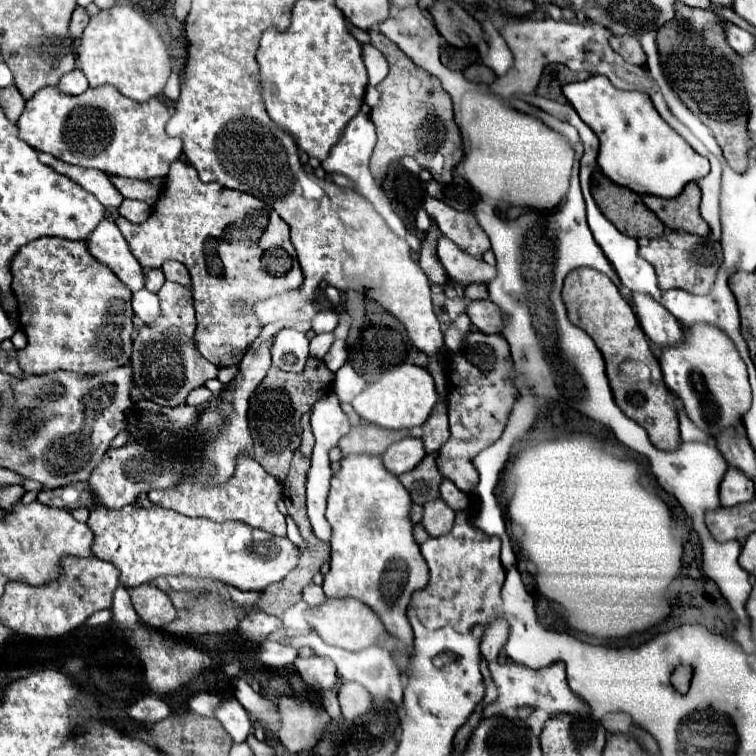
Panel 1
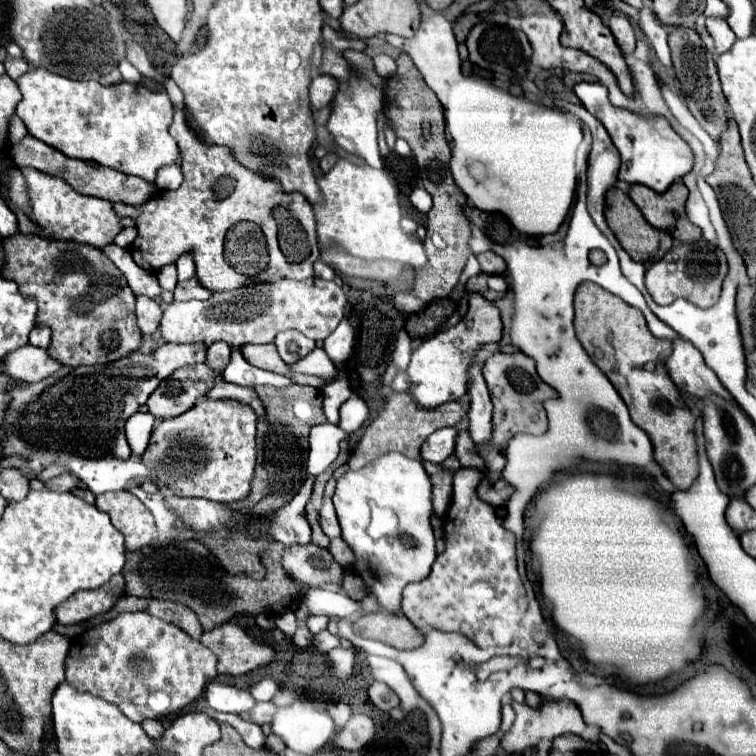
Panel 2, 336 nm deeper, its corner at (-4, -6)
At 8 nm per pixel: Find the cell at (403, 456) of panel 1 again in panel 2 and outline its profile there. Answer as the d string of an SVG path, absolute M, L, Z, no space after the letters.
M441 428L433 432L421 446L421 460L441 464L455 450L457 428Z

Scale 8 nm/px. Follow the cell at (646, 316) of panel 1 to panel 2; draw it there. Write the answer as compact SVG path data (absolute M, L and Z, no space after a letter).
M673 338L673 352L665 358L665 368L673 384L687 394L705 396L709 392L719 394L733 402L731 394L723 388L713 370L707 368L701 352L685 338Z

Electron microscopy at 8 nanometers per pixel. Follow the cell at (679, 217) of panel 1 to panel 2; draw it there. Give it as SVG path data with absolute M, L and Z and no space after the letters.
M683 182L671 184L663 194L641 184L633 184L629 190L629 198L637 204L651 226L669 232L669 236L679 242L697 242L701 238L701 230L691 224L685 214L687 196L689 192Z

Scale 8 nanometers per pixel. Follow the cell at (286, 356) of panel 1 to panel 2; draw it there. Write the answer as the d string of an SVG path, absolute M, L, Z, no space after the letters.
M285 330L275 336L275 346L277 346L277 352L283 358L283 362L291 366L297 360L305 358L315 348L315 342L297 330Z

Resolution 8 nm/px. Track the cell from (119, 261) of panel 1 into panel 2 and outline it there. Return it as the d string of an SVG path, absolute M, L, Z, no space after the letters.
M137 296L137 324L141 328L143 334L153 334L157 328L159 328L159 320L161 320L161 304L159 302L153 302L151 298L147 296Z

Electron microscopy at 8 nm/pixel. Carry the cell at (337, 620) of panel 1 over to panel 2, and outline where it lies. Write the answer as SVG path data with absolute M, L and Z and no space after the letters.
M385 610L365 614L355 624L353 630L359 636L379 640L383 644L389 644L399 650L417 648L423 644L423 636L419 630L401 614L389 614Z

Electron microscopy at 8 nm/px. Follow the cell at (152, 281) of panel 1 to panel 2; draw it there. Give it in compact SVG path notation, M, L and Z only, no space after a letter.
M169 264L169 266L163 266L159 272L157 272L157 280L159 280L159 286L163 290L175 290L175 284L177 284L177 270L175 270L175 264Z

